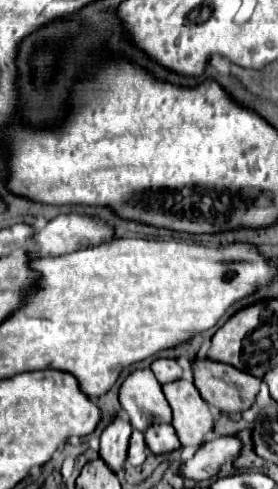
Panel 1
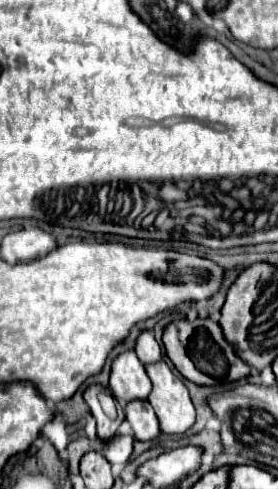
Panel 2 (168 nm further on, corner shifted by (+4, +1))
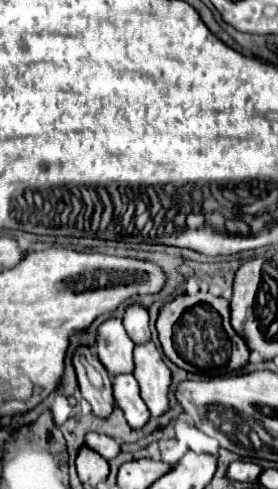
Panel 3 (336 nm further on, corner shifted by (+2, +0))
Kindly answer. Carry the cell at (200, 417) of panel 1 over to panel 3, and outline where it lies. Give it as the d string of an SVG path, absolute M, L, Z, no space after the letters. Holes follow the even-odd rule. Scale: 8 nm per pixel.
M152 341L134 345L134 371L140 385L140 395L152 417L162 415L168 409L168 385L172 381L172 373L162 361L156 345Z

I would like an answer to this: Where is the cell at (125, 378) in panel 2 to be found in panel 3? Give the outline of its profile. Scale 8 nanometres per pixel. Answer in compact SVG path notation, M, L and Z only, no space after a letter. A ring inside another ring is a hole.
M112 317L100 323L96 335L96 349L100 363L108 369L110 375L132 373L132 349L134 343L128 337L120 319Z

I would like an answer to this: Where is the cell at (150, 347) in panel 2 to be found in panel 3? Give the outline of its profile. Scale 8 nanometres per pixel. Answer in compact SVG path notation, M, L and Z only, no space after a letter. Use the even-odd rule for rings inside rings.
M134 303L134 305L128 305L124 309L124 317L122 317L122 323L124 323L124 329L128 331L130 339L134 343L144 343L146 339L150 339L150 329L148 329L148 311Z

